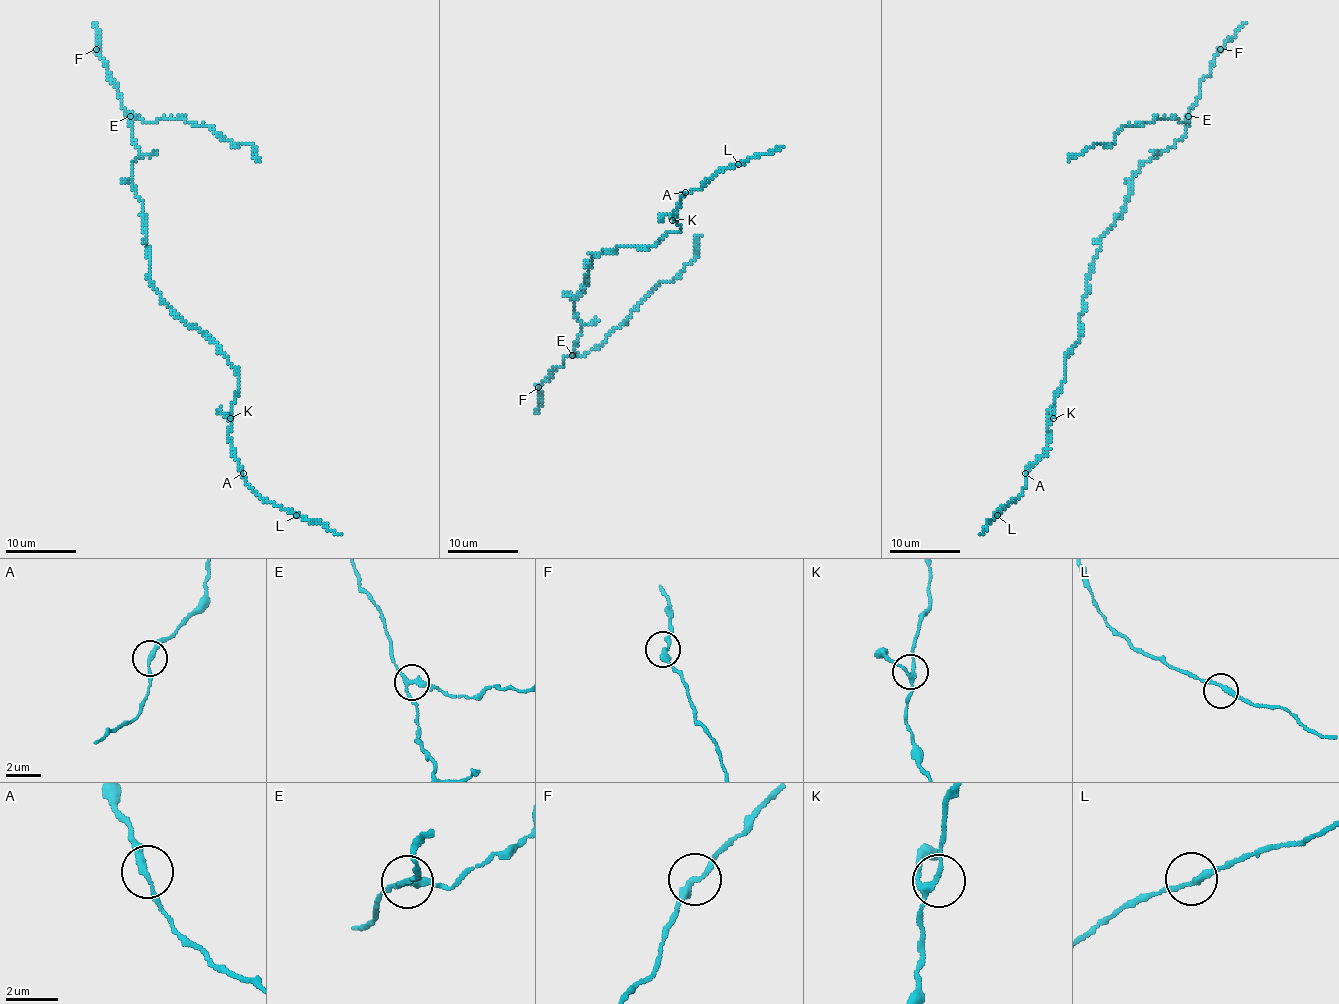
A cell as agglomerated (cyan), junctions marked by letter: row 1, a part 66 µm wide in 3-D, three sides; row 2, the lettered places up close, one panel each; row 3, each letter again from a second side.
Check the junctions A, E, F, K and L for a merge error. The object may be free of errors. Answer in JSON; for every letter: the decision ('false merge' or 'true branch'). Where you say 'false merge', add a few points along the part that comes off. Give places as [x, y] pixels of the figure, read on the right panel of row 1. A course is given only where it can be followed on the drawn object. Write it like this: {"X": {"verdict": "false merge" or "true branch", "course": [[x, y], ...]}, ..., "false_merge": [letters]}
{"A": {"verdict": "true branch"}, "E": {"verdict": "false merge", "course": [[1188, 116], [1188, 120], [1181, 121], [1155, 118], [1124, 125], [1110, 146], [1092, 145], [1069, 160]]}, "F": {"verdict": "true branch"}, "K": {"verdict": "true branch"}, "L": {"verdict": "true branch"}, "false_merge": ["E"]}

